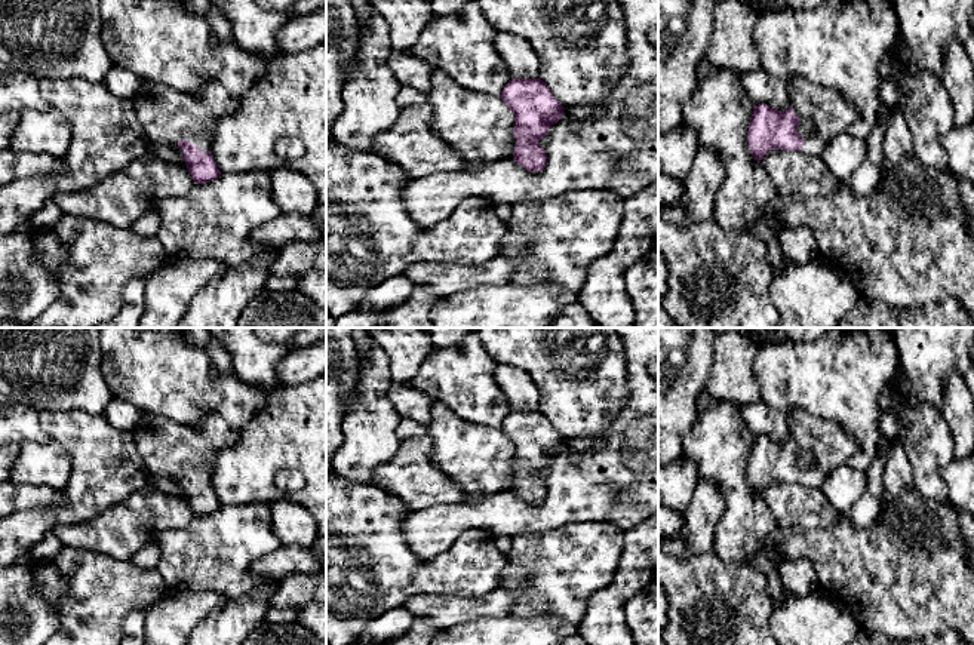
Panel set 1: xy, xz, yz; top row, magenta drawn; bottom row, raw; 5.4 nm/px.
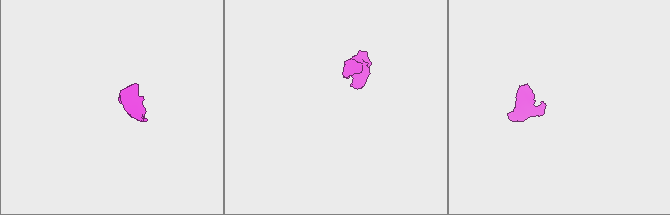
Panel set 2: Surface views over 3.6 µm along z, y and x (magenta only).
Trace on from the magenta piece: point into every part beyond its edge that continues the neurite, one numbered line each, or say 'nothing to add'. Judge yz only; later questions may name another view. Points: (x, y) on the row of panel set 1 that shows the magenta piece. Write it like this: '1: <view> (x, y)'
1: yz (830, 113)

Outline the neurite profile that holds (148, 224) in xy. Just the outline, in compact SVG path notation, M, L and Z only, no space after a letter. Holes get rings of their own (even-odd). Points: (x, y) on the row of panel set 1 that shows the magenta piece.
M150 211L138 218L130 228L139 236L156 237L160 228L160 218L156 211Z

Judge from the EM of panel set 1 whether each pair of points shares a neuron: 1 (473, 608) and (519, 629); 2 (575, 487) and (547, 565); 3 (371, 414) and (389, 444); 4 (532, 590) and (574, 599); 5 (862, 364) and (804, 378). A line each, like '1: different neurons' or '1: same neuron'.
1: different neurons
2: different neurons
3: same neuron
4: same neuron
5: same neuron

